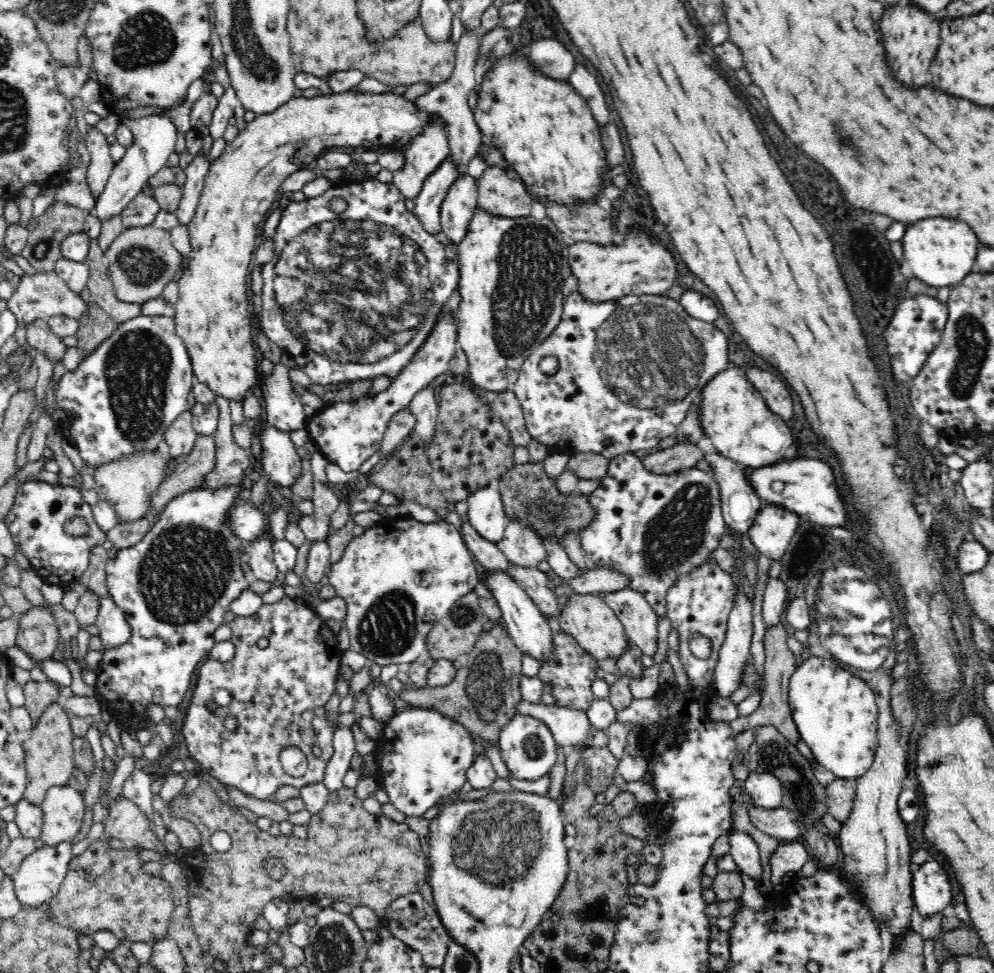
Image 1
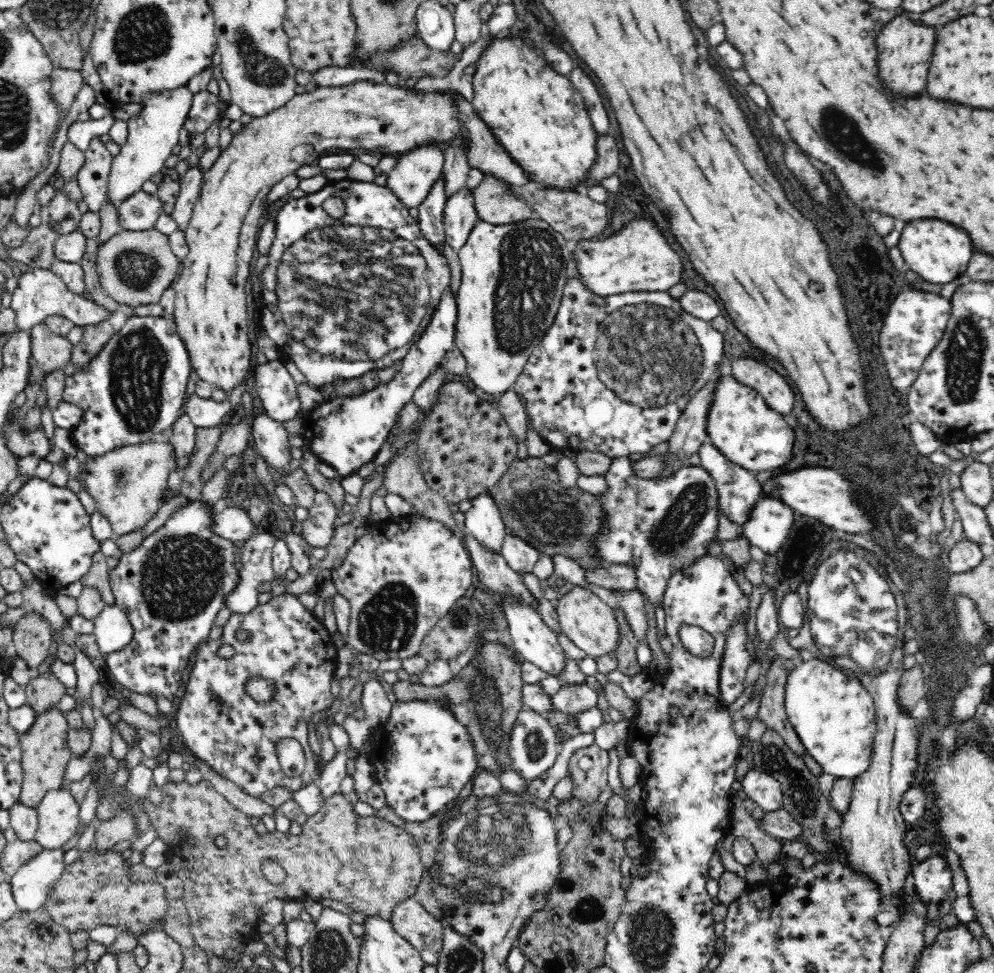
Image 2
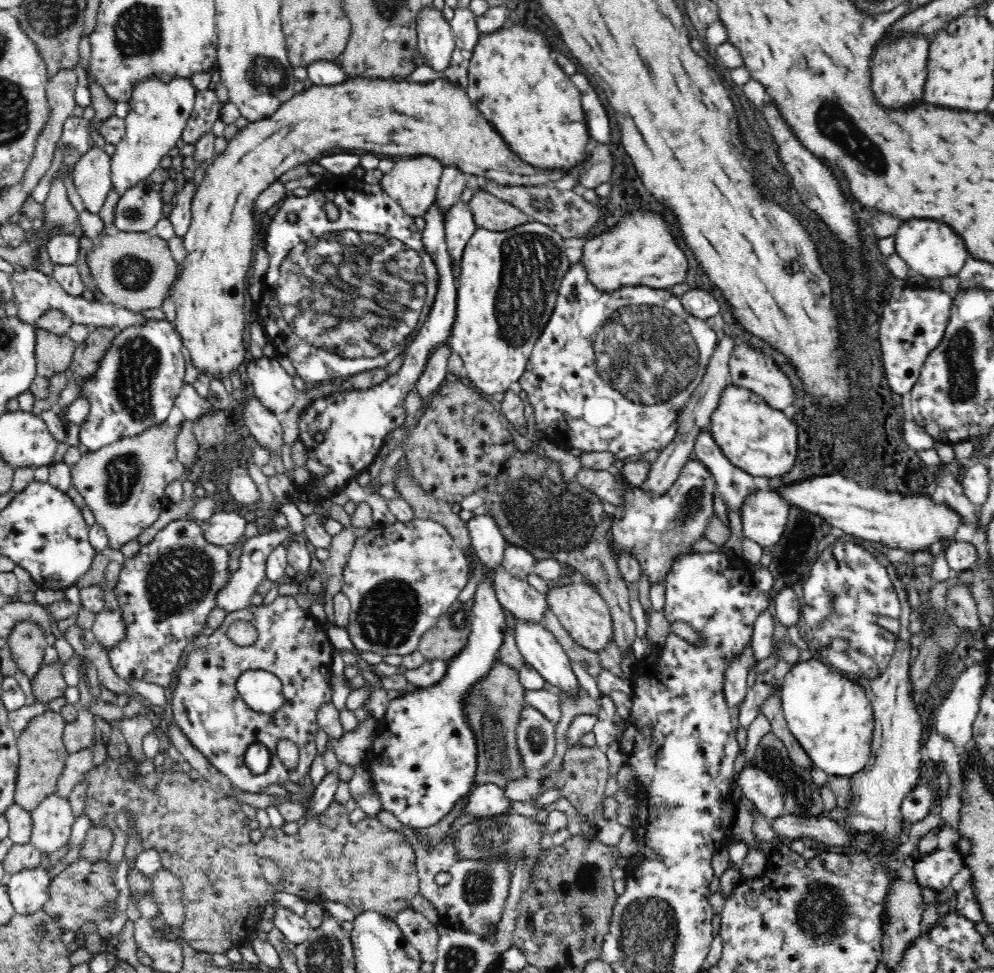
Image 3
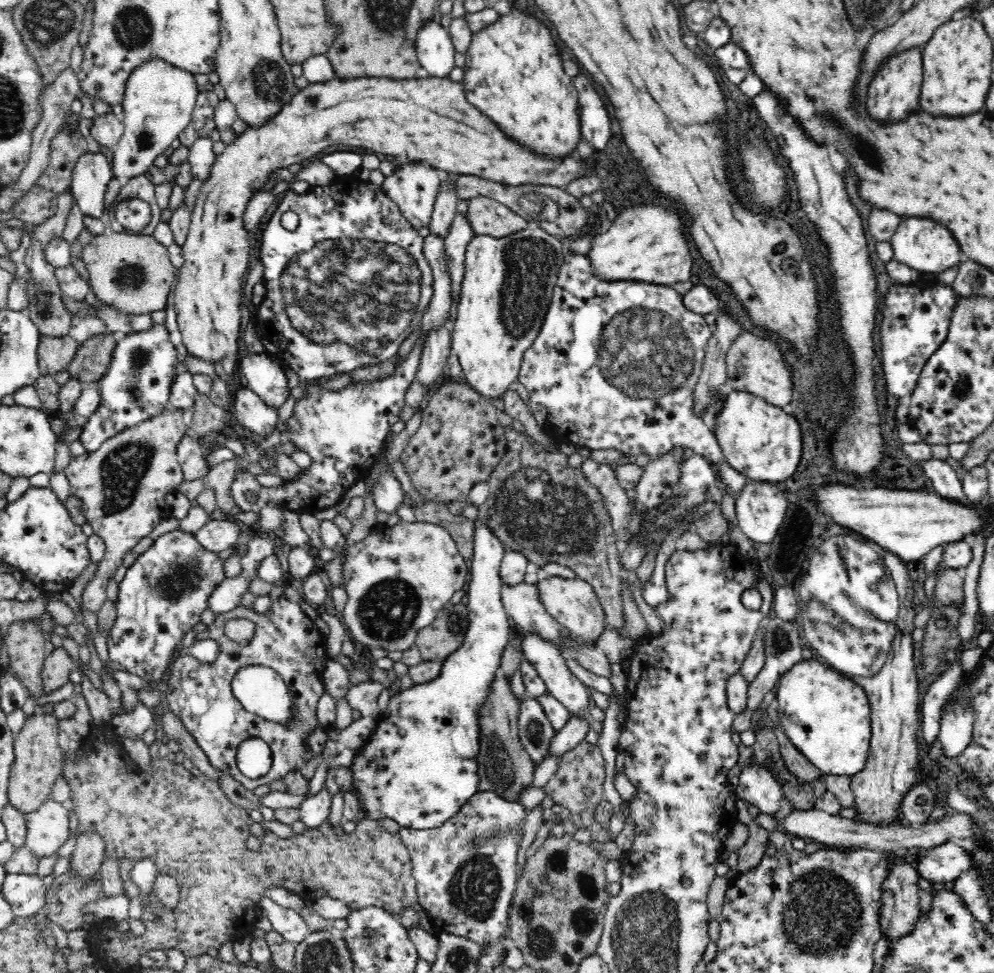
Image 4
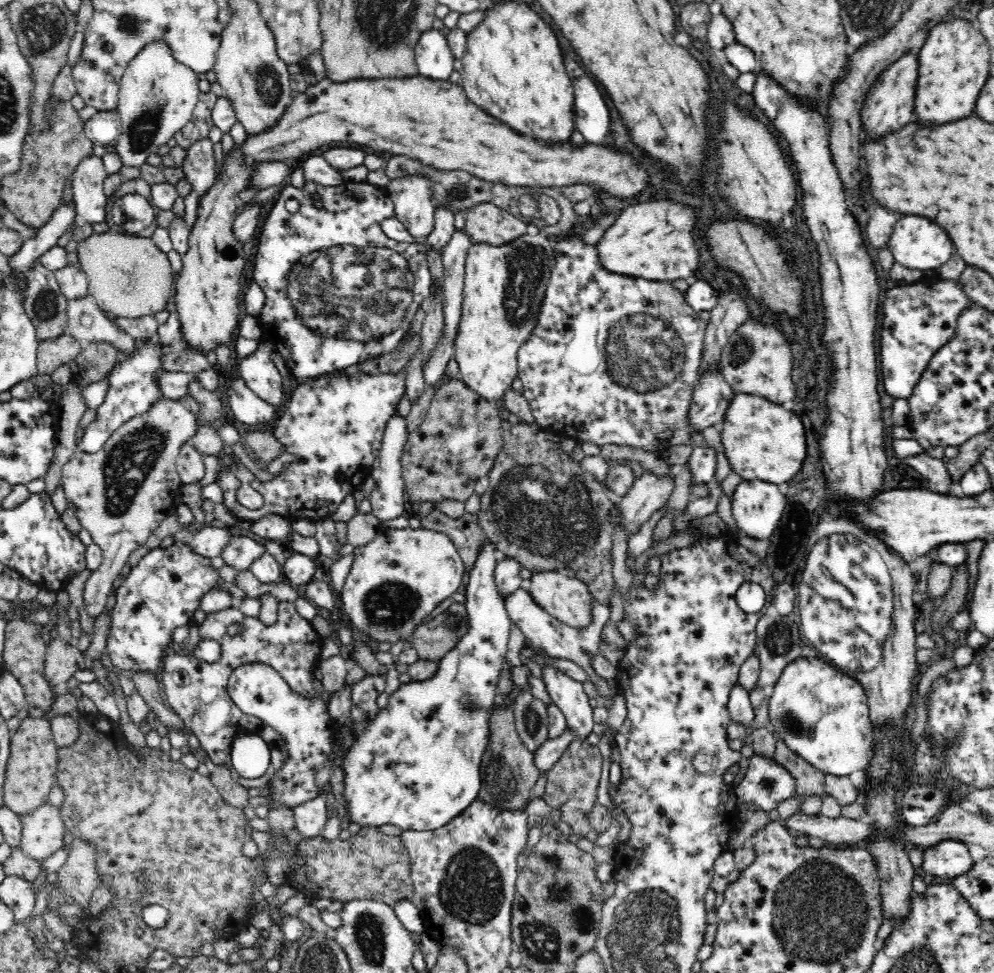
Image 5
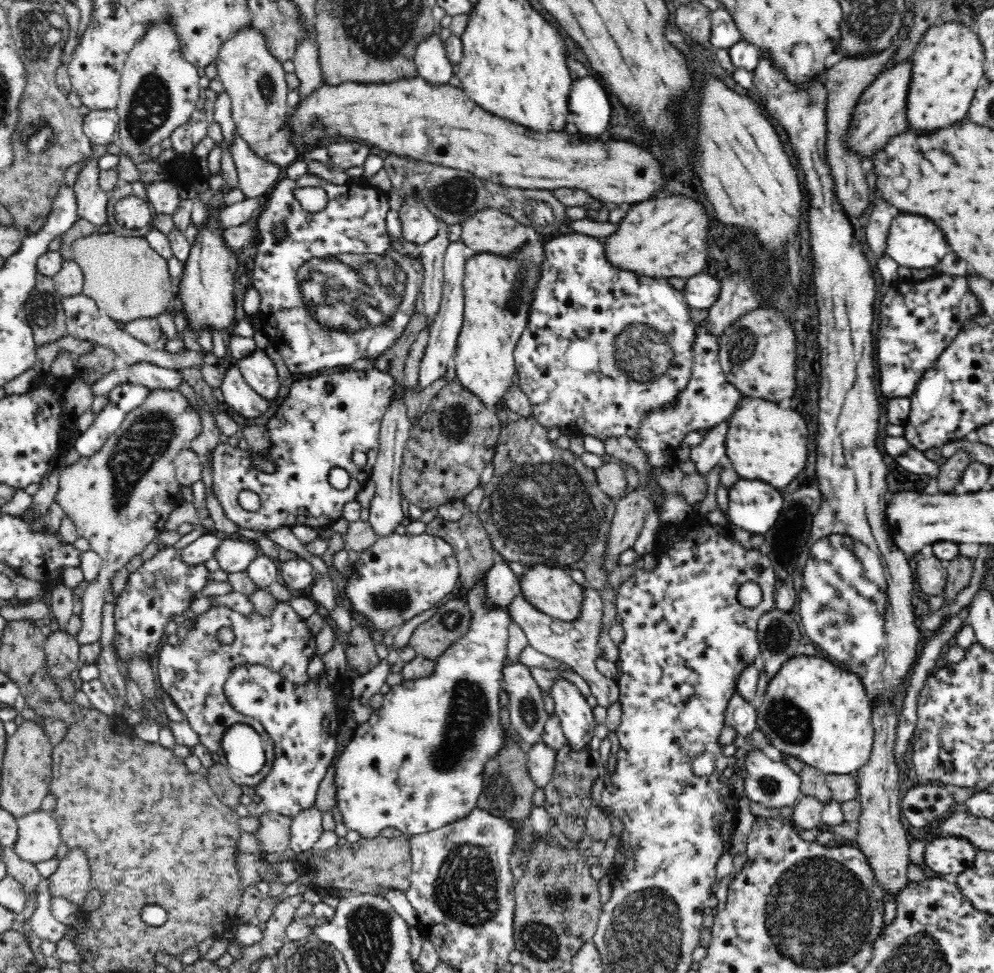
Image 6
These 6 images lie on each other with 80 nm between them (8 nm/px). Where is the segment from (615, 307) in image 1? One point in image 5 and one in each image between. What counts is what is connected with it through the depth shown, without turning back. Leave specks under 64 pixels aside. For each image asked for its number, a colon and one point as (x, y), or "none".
2: (613, 374)
3: (612, 371)
4: (615, 365)
5: (613, 359)

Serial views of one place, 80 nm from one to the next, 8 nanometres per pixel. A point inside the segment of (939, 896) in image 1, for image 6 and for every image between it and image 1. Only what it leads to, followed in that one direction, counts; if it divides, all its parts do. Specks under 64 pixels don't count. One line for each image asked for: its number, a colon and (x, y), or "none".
2: (933, 877)
3: (935, 870)
4: (943, 864)
5: (948, 859)
6: (952, 854)

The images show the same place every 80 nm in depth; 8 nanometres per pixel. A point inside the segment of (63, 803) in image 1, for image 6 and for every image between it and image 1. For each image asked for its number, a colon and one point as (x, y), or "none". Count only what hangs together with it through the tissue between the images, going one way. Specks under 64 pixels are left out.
2: (58, 814)
3: (52, 821)
4: (47, 828)
5: (43, 830)
6: (37, 838)

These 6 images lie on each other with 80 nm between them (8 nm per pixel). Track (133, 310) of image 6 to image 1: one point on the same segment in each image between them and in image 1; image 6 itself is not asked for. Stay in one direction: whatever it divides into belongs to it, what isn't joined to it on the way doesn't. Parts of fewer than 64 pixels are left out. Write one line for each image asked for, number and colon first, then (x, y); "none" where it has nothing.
1: (141, 262)
2: (135, 267)
3: (135, 270)
4: (131, 272)
5: (129, 277)

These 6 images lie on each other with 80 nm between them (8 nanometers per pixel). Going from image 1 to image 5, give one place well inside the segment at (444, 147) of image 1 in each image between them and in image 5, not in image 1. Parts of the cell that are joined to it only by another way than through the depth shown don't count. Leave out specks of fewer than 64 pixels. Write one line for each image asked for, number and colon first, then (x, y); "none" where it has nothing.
2: (412, 177)
3: (412, 183)
4: (414, 187)
5: (412, 196)

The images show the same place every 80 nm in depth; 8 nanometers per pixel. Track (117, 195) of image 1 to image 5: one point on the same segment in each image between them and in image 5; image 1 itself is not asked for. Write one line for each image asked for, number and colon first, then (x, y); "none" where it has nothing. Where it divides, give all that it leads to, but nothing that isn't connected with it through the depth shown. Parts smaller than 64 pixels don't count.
2: (152, 133)
3: (159, 110)
4: (159, 98)
5: (157, 95)

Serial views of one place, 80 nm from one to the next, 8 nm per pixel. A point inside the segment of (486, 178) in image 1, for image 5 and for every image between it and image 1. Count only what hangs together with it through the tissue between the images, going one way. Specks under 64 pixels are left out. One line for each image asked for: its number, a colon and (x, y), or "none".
2: (492, 203)
3: (488, 212)
4: (486, 216)
5: (487, 223)

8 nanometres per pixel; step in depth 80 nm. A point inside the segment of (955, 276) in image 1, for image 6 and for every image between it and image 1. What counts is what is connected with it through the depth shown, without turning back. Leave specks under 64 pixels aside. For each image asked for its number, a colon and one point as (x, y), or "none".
2: (939, 252)
3: (932, 249)
4: (923, 245)
5: (917, 243)
6: (913, 241)

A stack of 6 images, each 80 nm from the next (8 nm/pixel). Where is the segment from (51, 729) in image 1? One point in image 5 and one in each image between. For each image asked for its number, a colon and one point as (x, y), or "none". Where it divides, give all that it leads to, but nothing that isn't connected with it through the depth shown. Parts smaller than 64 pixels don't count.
2: (45, 753)
3: (42, 755)
4: (38, 761)
5: (31, 772)

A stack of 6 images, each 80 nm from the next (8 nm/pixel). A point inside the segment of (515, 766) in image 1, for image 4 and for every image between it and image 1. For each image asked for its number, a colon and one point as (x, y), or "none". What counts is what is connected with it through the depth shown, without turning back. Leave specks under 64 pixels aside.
2: (534, 748)
3: (536, 735)
4: (535, 730)

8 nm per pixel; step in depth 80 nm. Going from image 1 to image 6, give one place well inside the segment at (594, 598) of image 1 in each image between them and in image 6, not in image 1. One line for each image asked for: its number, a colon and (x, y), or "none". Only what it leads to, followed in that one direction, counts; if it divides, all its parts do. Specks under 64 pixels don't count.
2: (584, 617)
3: (582, 611)
4: (572, 602)
5: (567, 599)
6: (551, 590)

